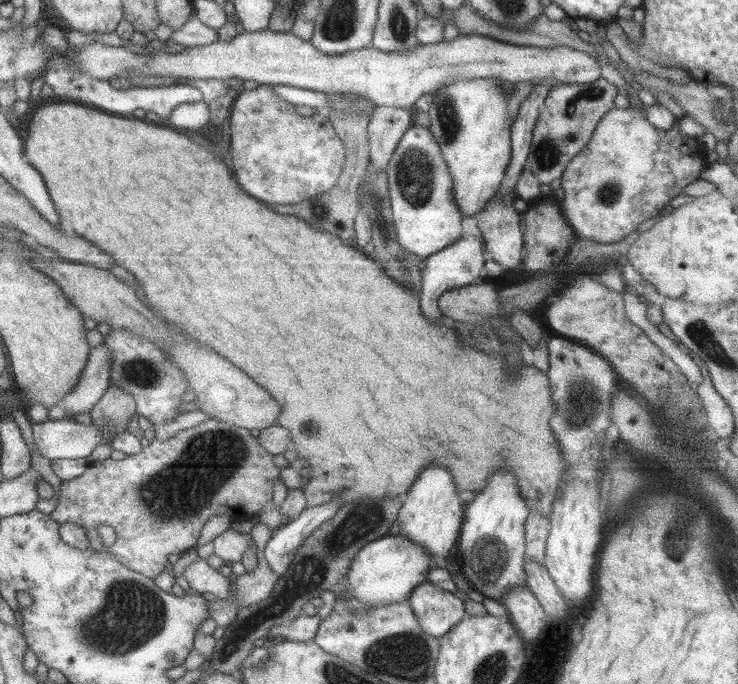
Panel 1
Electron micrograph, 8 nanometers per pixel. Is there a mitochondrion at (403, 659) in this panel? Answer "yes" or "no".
yes

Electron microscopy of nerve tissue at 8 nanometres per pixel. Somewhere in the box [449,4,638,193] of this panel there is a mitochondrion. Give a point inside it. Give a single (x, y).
(548, 150)

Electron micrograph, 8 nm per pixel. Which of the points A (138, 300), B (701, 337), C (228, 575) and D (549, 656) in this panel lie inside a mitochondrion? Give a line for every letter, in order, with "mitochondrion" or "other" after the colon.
A: other
B: mitochondrion
C: other
D: other

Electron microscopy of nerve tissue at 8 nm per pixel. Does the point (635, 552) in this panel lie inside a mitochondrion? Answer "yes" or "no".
no

